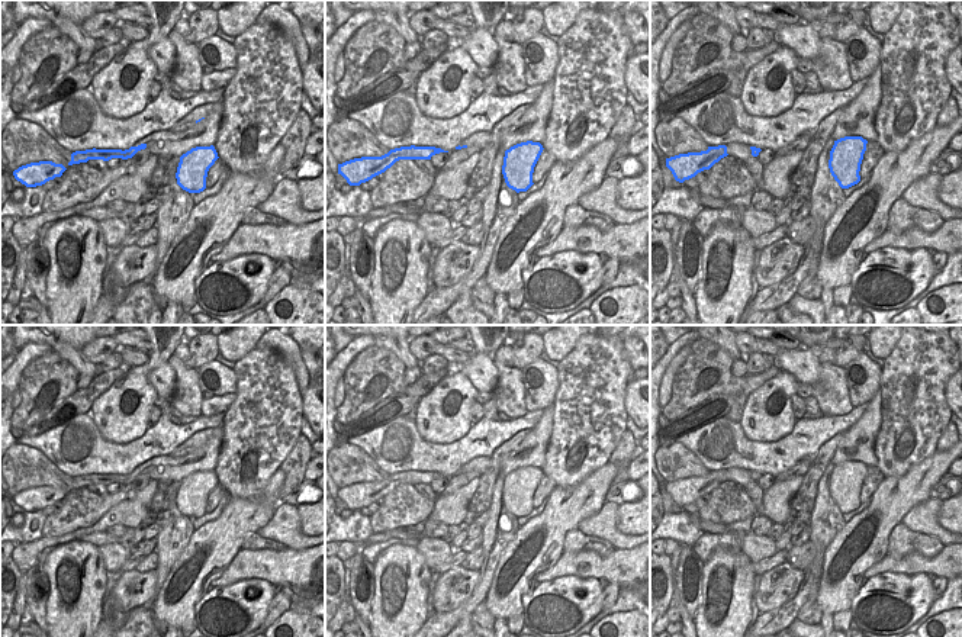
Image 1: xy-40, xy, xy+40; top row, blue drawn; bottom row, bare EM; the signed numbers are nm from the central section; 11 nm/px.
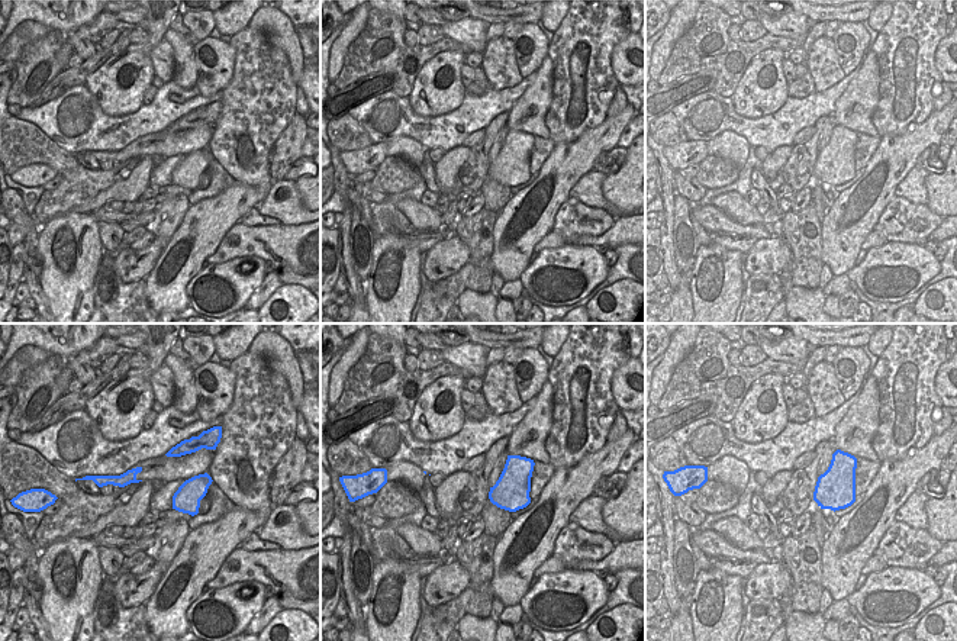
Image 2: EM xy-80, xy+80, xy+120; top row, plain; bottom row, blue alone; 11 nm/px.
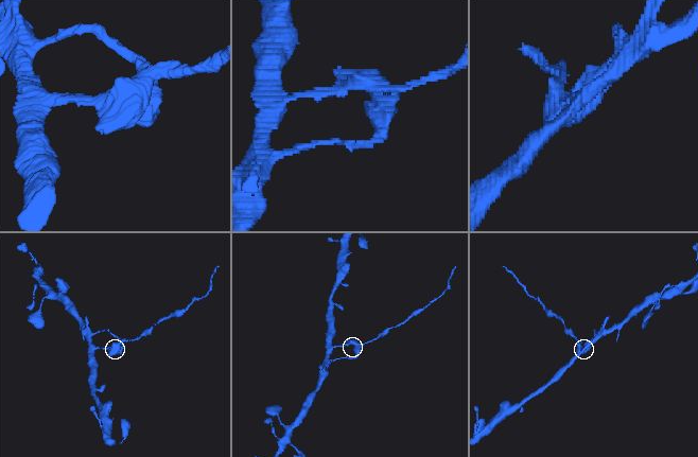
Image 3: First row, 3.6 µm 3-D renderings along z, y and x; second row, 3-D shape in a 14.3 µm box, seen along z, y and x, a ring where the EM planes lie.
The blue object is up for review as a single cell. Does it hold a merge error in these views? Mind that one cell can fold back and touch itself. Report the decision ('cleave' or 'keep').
cleave

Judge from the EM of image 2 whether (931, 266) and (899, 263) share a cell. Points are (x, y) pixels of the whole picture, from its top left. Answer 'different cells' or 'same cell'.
same cell

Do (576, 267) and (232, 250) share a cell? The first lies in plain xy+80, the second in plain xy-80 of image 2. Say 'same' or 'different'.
different

